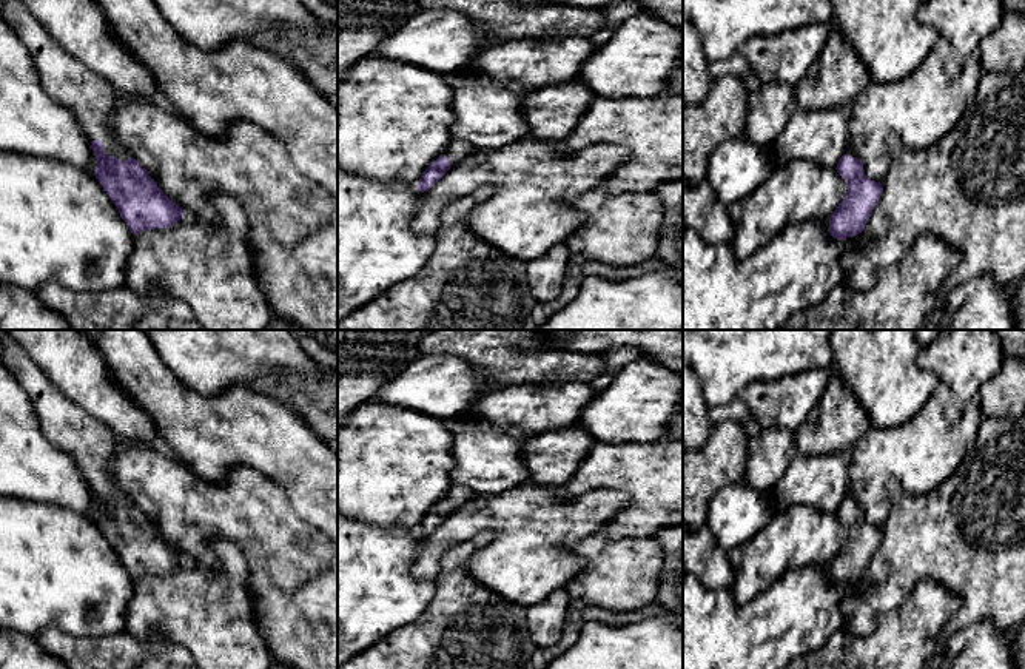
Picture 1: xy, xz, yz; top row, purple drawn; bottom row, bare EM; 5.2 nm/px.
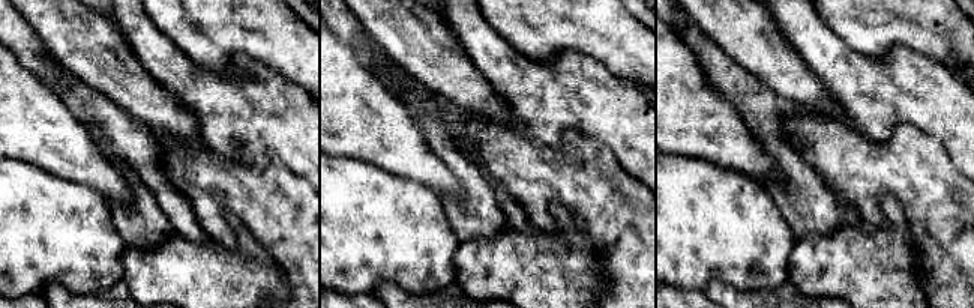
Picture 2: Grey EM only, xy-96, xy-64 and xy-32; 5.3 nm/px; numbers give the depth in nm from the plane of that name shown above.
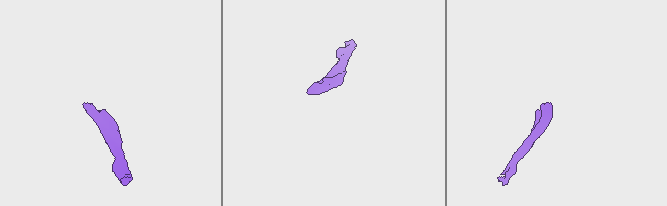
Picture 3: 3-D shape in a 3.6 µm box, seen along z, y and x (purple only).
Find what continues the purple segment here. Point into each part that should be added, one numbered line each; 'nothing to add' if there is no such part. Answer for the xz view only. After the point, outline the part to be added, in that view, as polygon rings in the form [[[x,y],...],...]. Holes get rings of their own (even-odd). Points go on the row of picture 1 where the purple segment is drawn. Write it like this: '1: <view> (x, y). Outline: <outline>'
1: xz (458, 150). Outline: [[[452,140],[450,145],[447,146],[444,156],[449,159],[450,165],[455,166],[461,160],[470,157],[478,151],[476,146],[473,146],[469,142],[464,140]]]

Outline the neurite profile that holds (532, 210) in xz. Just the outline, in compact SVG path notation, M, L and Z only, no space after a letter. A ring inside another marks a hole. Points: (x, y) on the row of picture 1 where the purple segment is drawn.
M530 137L502 148L478 150L452 166L428 191L419 194L412 230L419 234L435 234L445 207L482 187L493 187L496 191L467 214L465 224L493 248L530 262L555 245L564 244L570 234L584 227L584 214L575 210L573 202L586 191L598 188L627 160L627 156L626 146L606 143L595 143L564 156L561 142Z

